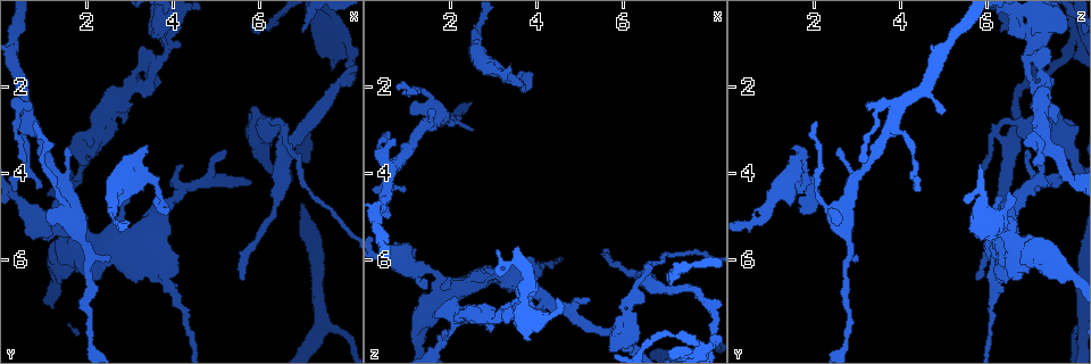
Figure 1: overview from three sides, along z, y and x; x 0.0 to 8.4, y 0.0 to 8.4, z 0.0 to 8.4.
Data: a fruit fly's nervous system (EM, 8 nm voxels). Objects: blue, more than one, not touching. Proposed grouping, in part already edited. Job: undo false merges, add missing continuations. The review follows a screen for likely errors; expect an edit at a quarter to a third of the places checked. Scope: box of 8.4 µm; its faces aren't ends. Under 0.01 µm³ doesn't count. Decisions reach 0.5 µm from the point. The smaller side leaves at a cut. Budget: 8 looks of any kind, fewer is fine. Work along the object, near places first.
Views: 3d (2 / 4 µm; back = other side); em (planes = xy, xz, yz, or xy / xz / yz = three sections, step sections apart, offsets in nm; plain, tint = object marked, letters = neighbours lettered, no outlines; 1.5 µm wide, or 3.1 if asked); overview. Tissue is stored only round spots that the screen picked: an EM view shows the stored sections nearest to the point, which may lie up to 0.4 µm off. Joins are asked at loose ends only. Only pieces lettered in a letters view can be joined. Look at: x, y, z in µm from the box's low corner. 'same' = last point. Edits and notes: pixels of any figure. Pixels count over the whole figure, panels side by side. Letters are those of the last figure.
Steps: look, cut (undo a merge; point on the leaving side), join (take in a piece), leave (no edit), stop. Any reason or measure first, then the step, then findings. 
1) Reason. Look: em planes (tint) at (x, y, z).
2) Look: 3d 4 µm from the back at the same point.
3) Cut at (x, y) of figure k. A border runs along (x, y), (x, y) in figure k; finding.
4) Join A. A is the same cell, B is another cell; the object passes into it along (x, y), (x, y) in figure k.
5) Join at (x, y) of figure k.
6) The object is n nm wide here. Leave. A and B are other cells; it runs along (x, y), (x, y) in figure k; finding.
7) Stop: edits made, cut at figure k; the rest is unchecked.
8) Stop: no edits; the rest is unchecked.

Free end. Look: em planes (plain) at (1.10, 4.90, 2.35).

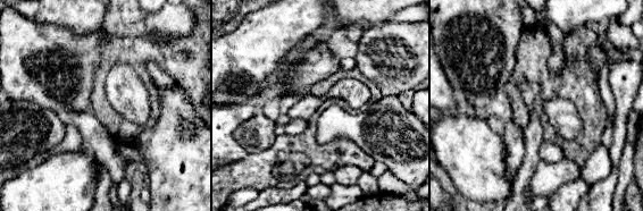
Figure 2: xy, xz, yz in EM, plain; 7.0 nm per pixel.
Look: em planes (letters) at the same point.

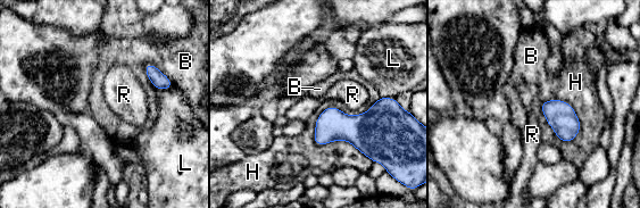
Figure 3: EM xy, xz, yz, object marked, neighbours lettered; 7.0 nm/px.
Leave. B, H, L and R are other cells; none of them fits.

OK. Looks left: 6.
Tapers out. Look: 3d 4 µm at (0.80, 2.85, 2.10).

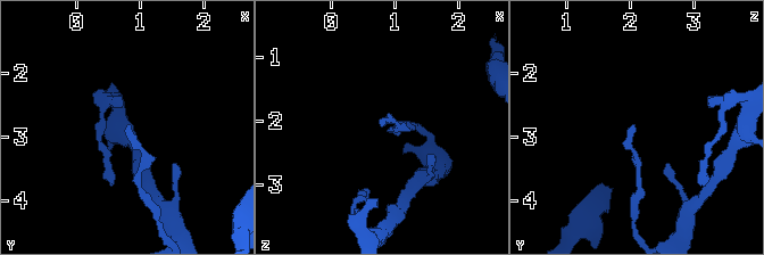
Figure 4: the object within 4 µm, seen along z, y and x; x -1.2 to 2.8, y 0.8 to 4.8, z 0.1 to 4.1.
Look: em yz step 8 (tint) at (0.75, 2.85, 2.10).

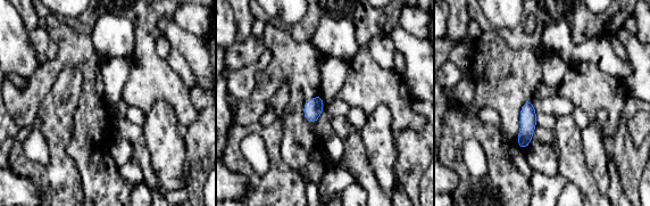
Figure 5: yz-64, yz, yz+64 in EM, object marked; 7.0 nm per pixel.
Cut it another way. Look: em planes (letters) at the same point.

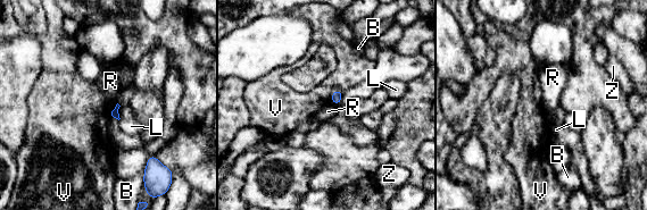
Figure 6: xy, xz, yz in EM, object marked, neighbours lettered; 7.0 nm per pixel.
Leave. B, L, R, V and Z are other cells; a border runs along (117, 103), (112, 111) in figure 6; no lettered piece goes on from it.

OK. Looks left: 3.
An open end. Look: em xz step 8 (tint) at (5.85, 4.20, 7.65).

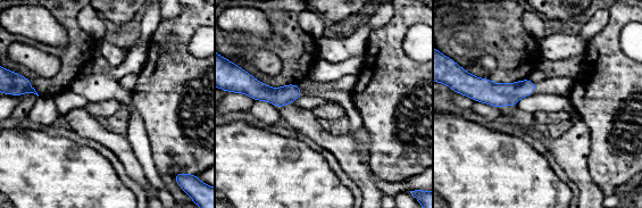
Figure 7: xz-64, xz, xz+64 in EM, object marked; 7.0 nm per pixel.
Look: em planes (tint) at the same point.

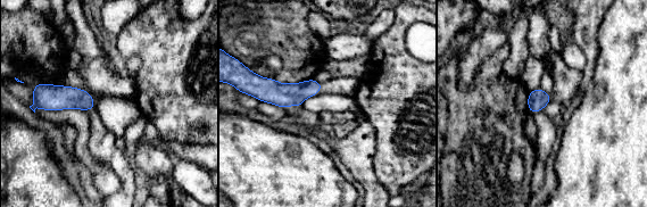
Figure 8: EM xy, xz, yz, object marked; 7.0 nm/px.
What lies round it. Look: em planes (letters) at the same point.

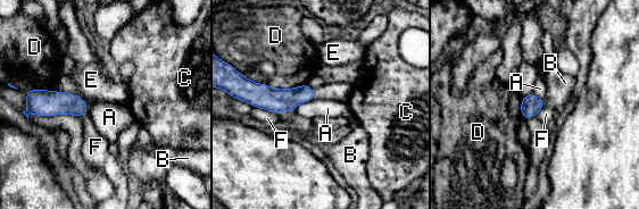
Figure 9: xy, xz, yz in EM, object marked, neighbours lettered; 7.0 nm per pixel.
The object is 100 nm wide here. Join B. B is the same cell, A, C, D, E and F are other cells; the object passes into it along (260, 95), (284, 110), (297, 123) in figure 9; the neuron continues.

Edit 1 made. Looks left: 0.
Stop: edits made, join at figure 9; the rest is unchecked.

